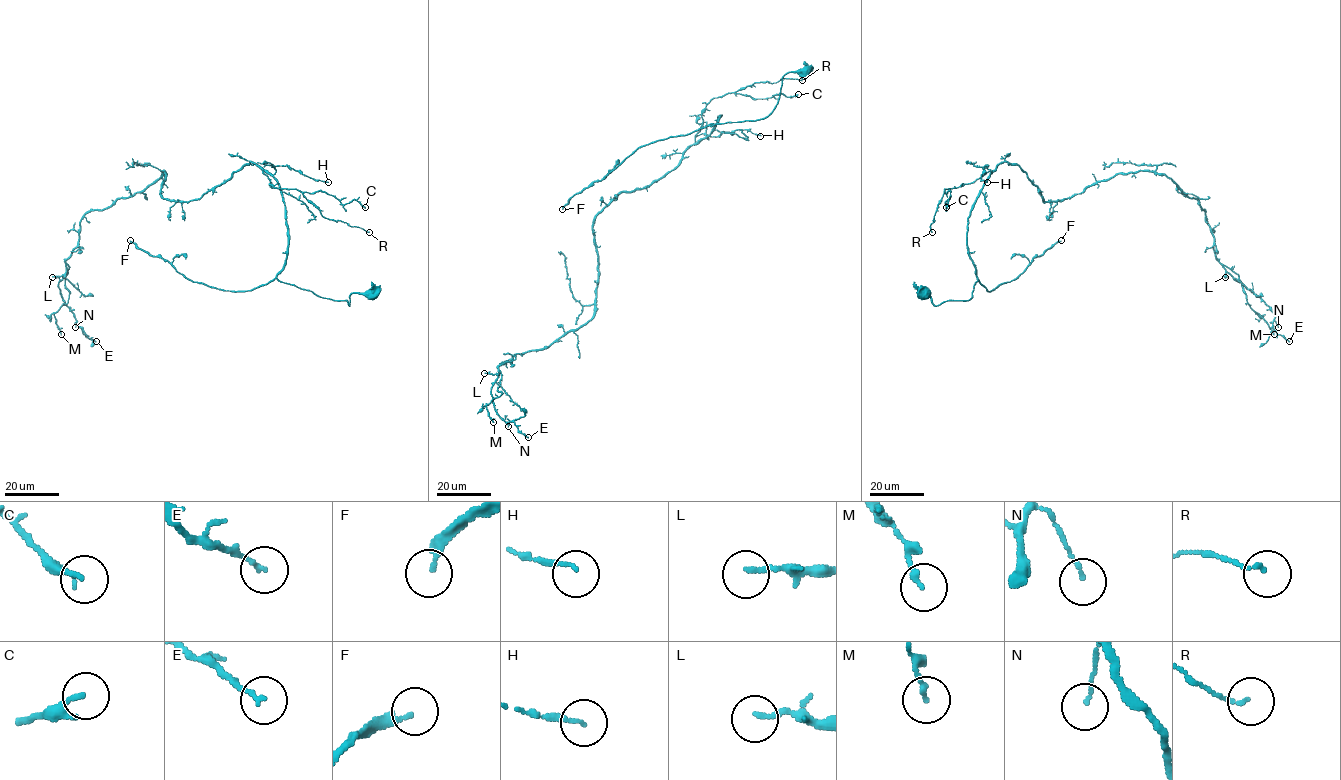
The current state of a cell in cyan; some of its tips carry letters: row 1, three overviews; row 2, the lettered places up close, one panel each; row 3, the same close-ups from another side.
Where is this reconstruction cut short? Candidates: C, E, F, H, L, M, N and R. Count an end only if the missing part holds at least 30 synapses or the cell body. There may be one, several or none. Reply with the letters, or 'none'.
F

